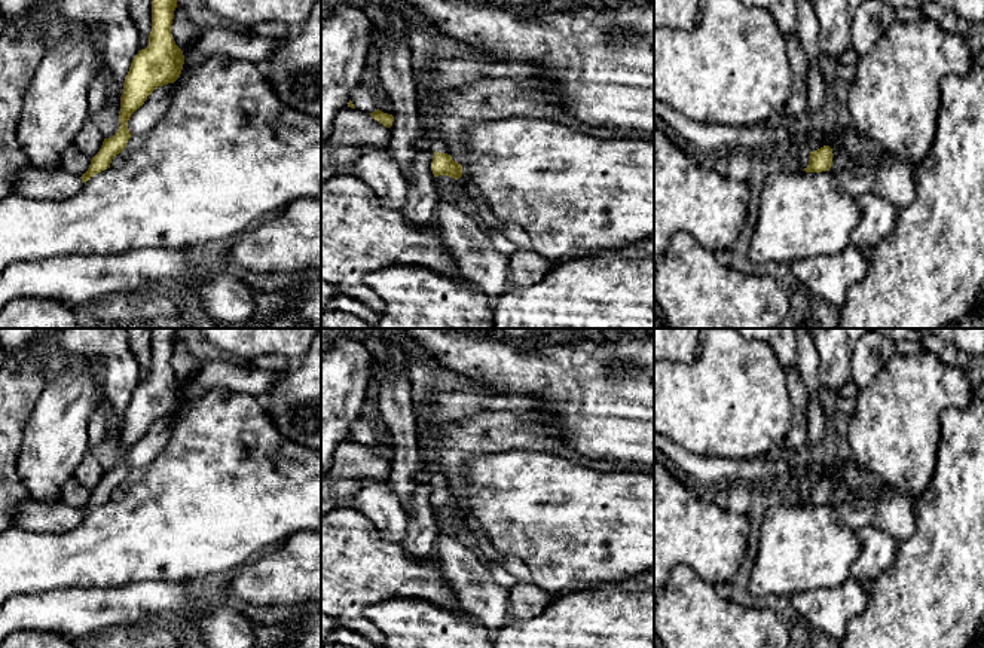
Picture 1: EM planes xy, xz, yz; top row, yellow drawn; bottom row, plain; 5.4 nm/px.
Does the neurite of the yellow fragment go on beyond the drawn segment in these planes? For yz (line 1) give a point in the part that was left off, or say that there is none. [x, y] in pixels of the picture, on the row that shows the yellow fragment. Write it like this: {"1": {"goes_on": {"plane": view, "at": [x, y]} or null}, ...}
{"1": {"goes_on": null}}

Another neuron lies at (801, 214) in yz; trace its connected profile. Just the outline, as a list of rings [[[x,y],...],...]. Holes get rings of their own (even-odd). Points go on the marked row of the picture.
[[[777,168],[760,195],[751,242],[752,263],[795,263],[841,253],[861,218],[855,198],[837,186],[832,171]]]

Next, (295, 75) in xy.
[[[321,0],[269,58],[268,82],[297,111],[321,117]]]

